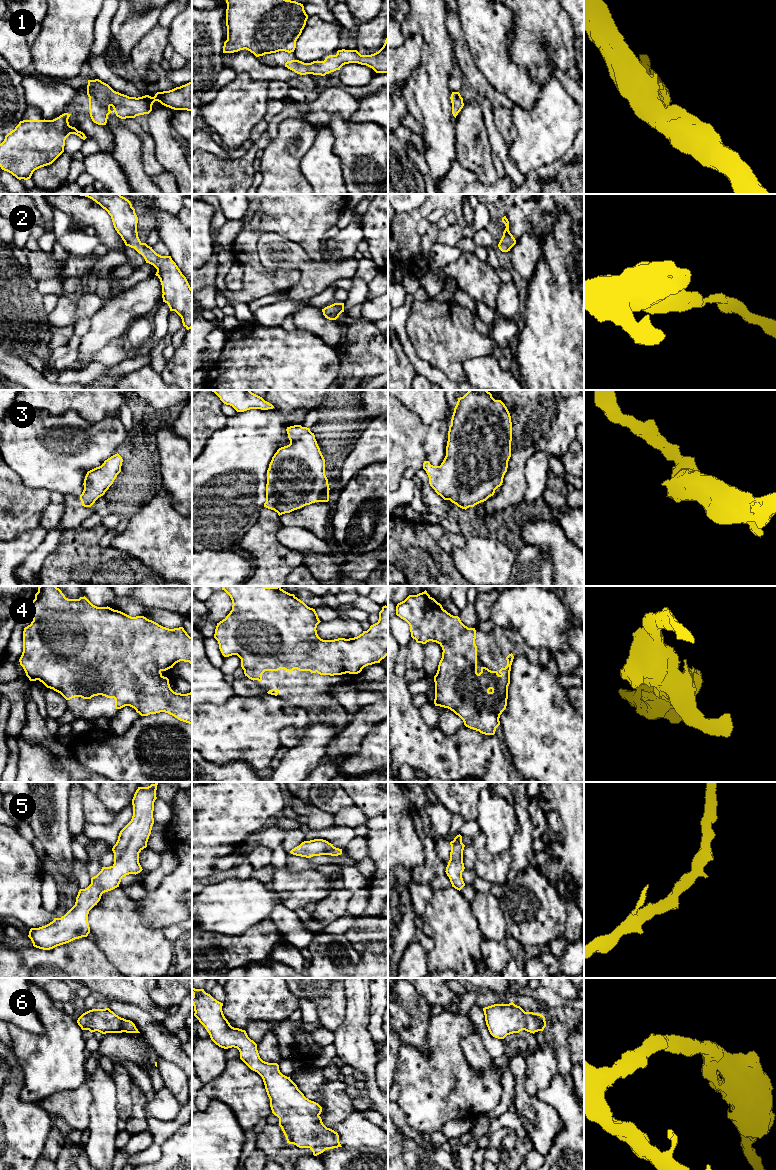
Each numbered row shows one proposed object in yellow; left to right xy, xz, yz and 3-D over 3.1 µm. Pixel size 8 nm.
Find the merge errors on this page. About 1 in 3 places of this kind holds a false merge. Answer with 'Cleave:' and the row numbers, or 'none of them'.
Cleave: none of them

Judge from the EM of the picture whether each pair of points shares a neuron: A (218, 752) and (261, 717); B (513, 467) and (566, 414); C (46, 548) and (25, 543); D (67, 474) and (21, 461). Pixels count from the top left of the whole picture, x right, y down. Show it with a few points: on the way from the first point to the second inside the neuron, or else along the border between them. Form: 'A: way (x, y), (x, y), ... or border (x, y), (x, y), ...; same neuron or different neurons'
A: way (229, 742), (243, 728), (250, 727); same neuron
B: way (520, 445), (523, 423), (535, 419), (544, 419); same neuron
C: border (48, 531), (42, 543), (23, 562); different neurons
D: way (56, 463), (54, 461), (32, 461); same neuron

